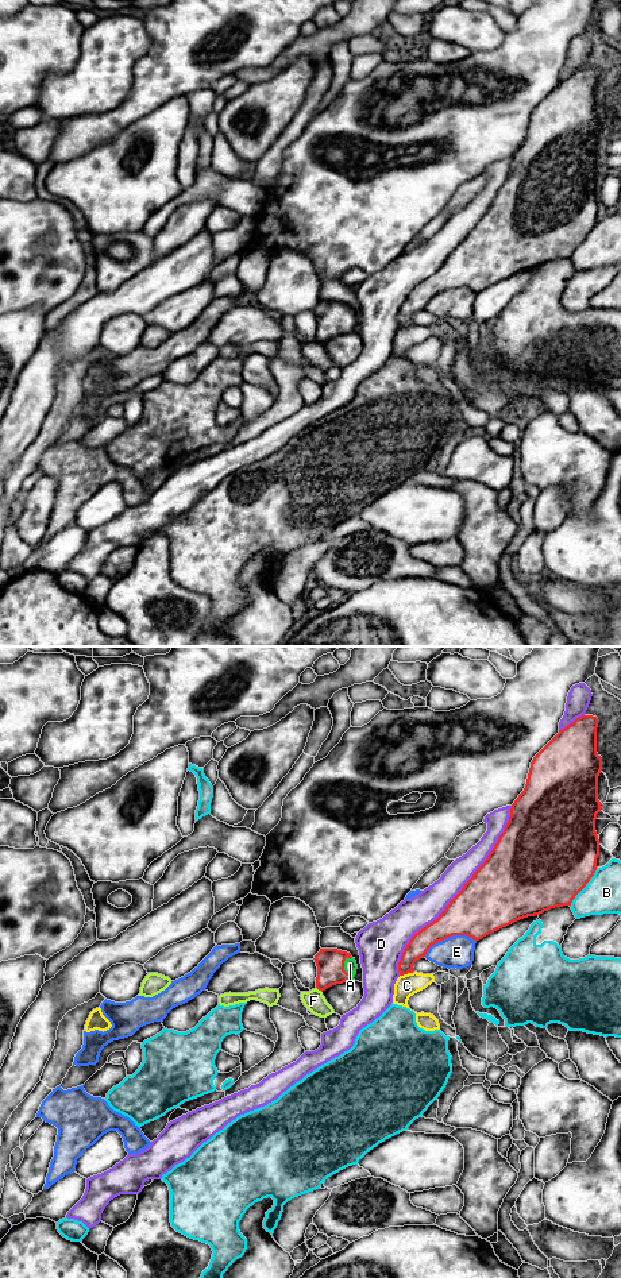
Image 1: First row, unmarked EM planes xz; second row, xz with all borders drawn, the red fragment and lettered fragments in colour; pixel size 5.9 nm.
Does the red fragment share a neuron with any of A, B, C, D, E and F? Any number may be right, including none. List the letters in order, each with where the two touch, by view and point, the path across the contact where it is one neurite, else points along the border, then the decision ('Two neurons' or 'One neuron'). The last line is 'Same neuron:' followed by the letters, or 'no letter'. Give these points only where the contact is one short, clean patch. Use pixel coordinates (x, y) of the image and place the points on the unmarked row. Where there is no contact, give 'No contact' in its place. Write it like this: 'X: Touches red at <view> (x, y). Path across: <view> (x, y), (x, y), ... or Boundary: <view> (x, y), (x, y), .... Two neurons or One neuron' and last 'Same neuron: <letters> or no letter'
A: Touches red at xz (343, 321). Path across: xz (330, 315), (343, 321), (350, 316). One neuron
B: Touches red at xz (585, 238). Two neurons
C: Touches red at xz (407, 325). Two neurons
D: Touches red at xz (458, 246). Two neurons
E: Touches red at xz (448, 289). Two neurons
F: Touches red at xz (319, 342). Boundary: xz (316, 339), (321, 344). Two neurons
Same neuron: A

